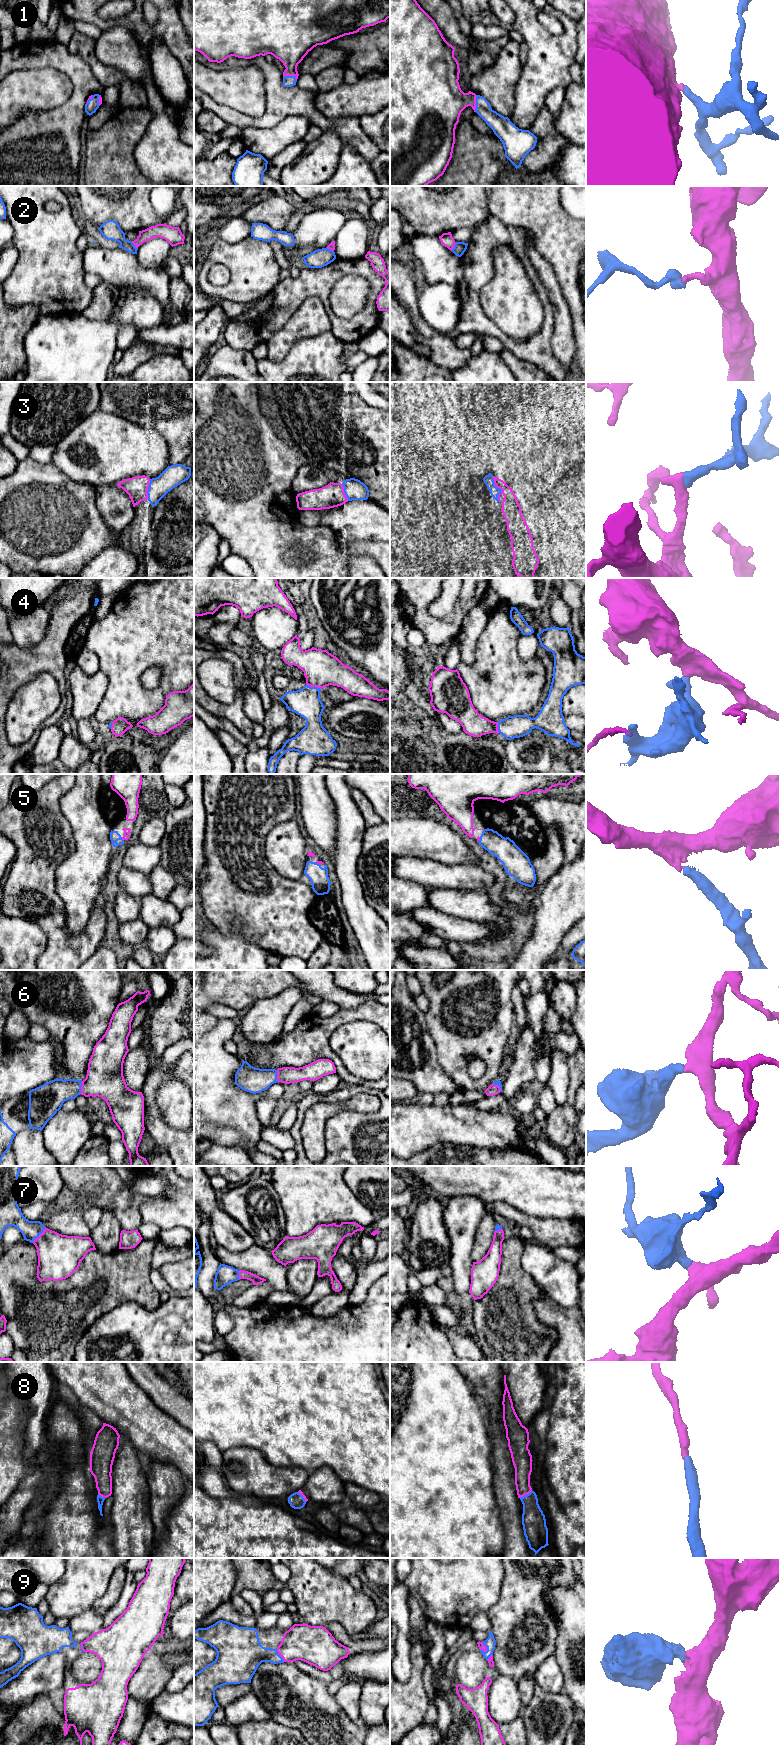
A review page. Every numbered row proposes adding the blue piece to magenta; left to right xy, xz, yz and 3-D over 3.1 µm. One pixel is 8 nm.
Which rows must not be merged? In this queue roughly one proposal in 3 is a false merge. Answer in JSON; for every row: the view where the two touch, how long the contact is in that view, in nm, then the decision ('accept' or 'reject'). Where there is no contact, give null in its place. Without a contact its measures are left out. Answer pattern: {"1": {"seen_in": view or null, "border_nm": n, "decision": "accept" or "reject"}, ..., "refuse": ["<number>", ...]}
{"1": {"seen_in": "yz", "border_nm": 140, "decision": "accept"}, "2": {"seen_in": "yz", "border_nm": 80, "decision": "reject"}, "3": {"seen_in": "yz", "border_nm": 220, "decision": "accept"}, "4": {"seen_in": "xz", "border_nm": 130, "decision": "accept"}, "5": {"seen_in": "xy", "border_nm": 30, "decision": "accept"}, "6": {"seen_in": "xy", "border_nm": 110, "decision": "accept"}, "7": {"seen_in": "xy", "border_nm": 170, "decision": "accept"}, "8": {"seen_in": "yz", "border_nm": 120, "decision": "accept"}, "9": {"seen_in": "yz", "border_nm": 90, "decision": "accept"}, "refuse": ["2"]}

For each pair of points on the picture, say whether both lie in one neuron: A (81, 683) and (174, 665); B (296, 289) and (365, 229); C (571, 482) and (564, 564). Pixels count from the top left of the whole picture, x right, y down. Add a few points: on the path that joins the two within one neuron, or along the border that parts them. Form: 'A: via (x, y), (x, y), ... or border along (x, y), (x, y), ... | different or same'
A: border along (100, 669), (107, 677), (107, 689), (101, 701) | different
B: border along (360, 257), (355, 259), (336, 258) | different
C: border along (545, 558), (571, 557), (575, 560) | different

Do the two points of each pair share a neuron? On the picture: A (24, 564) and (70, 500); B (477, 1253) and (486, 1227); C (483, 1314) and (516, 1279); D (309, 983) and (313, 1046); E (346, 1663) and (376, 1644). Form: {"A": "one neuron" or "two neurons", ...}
{"A": "one neuron", "B": "one neuron", "C": "one neuron", "D": "two neurons", "E": "two neurons"}

